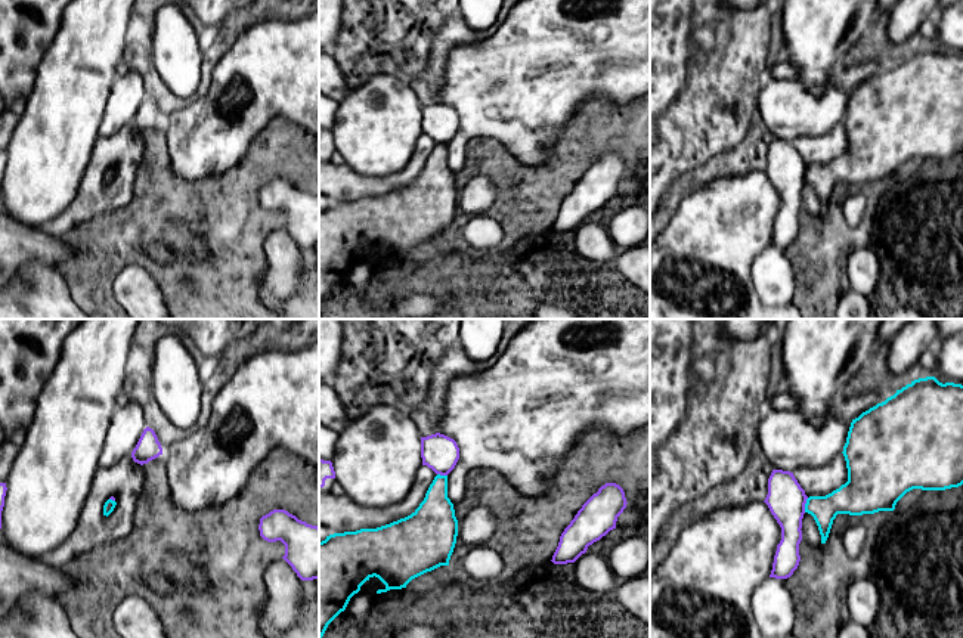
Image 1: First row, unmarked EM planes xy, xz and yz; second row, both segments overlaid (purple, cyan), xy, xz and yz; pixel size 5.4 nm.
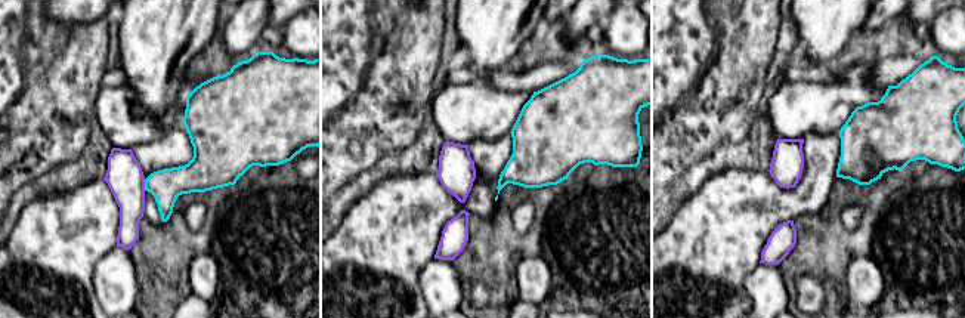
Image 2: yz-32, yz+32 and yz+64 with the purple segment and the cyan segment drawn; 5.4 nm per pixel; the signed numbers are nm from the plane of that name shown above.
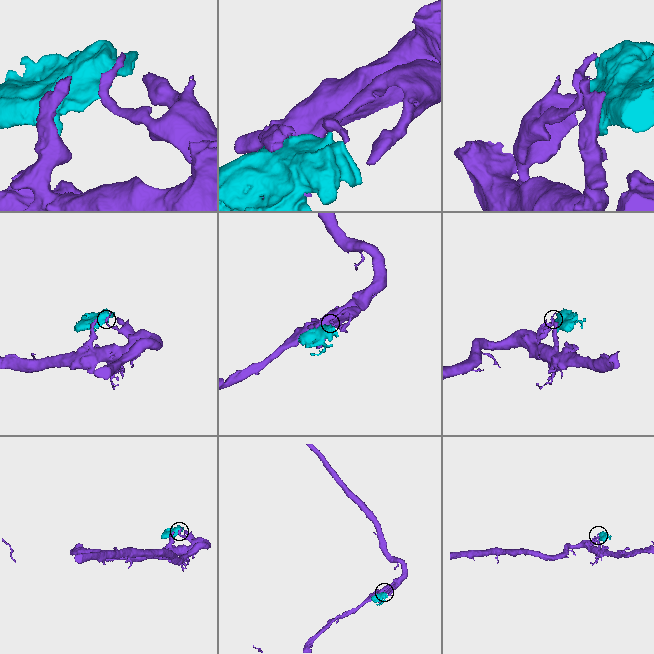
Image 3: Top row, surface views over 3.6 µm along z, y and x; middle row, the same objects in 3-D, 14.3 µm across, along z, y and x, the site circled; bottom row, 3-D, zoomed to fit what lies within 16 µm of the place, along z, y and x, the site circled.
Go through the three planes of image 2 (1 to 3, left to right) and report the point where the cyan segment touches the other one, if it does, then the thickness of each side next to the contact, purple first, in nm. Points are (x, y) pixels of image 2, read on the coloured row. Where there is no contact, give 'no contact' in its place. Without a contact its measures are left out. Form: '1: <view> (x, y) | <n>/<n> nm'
1: yz-32 (144, 185) | 200/180 nm
2: no contact
3: no contact

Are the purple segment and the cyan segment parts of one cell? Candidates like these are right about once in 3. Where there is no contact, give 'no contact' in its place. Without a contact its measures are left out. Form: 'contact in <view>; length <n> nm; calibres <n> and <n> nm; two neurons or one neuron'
contact in yz; length 80 nm; calibres 220 and 160 nm; two neurons

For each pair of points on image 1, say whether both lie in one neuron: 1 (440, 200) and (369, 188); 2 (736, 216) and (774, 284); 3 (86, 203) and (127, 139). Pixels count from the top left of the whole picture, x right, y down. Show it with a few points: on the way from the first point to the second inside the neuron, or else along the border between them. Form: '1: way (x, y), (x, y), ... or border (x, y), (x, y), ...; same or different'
1: way (423, 200), (387, 200); same
2: border (768, 245), (752, 263), (751, 284), (754, 290); different
3: way (99, 186), (99, 167), (111, 155); same

